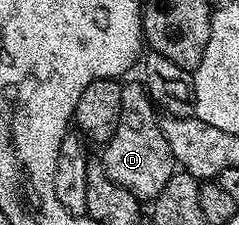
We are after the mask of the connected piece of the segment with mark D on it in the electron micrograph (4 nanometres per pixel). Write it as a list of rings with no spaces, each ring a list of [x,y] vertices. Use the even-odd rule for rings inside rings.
[[[127,81],[120,92],[118,127],[109,142],[105,143],[103,150],[106,151],[100,155],[108,176],[116,180],[120,188],[128,188],[128,192],[132,192],[132,196],[139,200],[157,198],[164,184],[168,184],[168,180],[176,172],[172,148],[168,148],[168,140],[164,140],[164,132],[158,123],[159,117],[159,111],[150,101],[145,85],[141,81]]]

